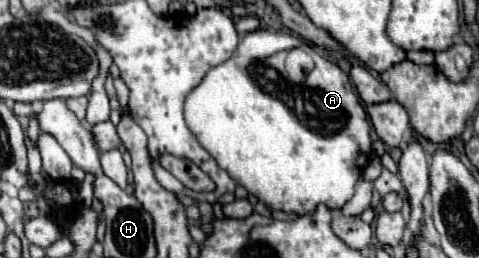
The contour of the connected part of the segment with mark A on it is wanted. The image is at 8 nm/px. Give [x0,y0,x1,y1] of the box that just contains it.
[184,32,372,216]

